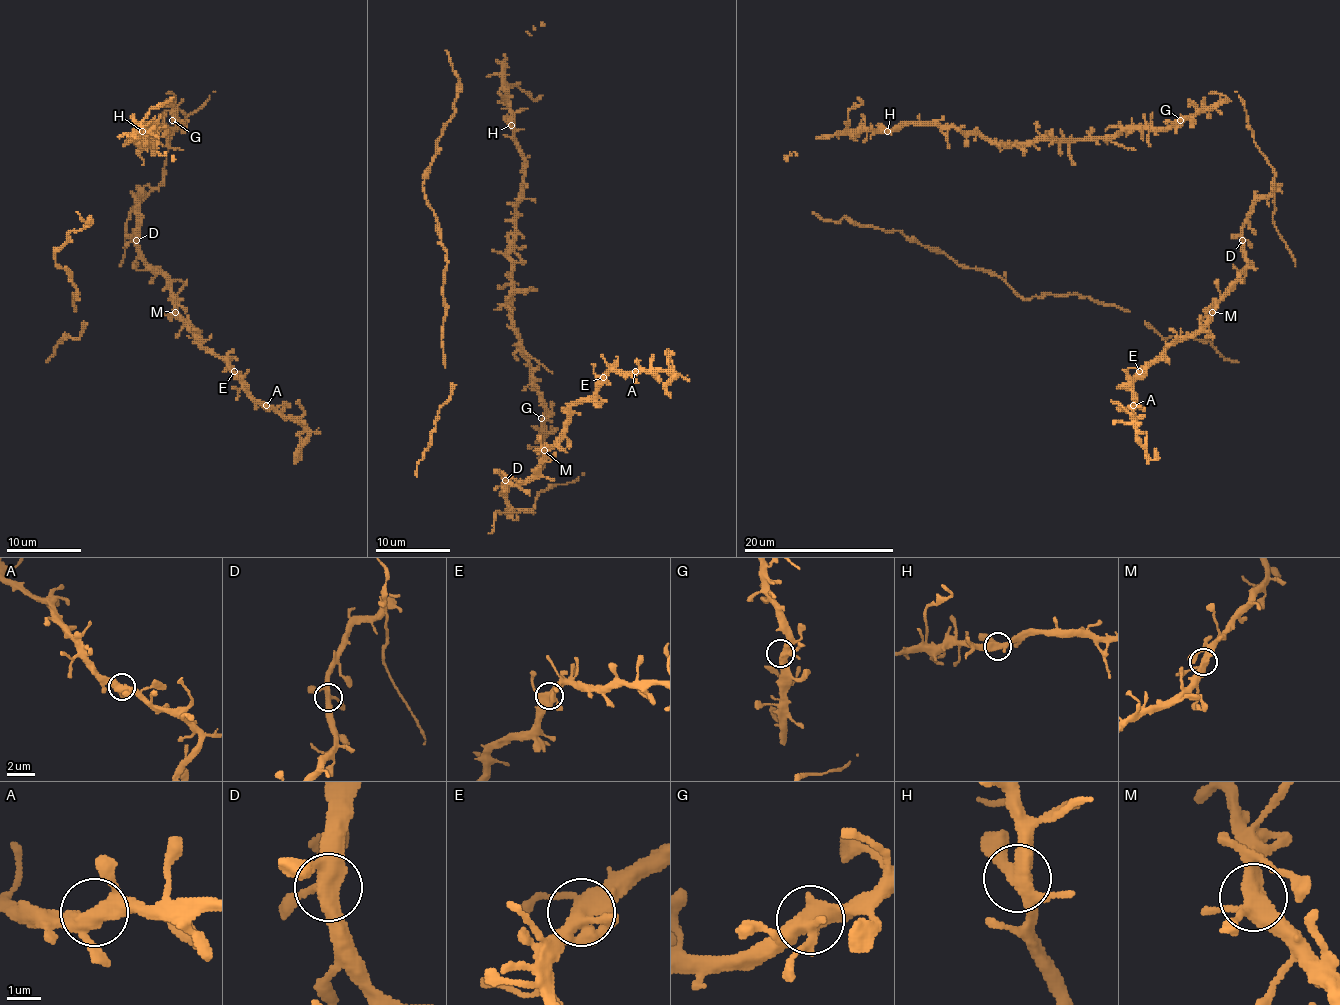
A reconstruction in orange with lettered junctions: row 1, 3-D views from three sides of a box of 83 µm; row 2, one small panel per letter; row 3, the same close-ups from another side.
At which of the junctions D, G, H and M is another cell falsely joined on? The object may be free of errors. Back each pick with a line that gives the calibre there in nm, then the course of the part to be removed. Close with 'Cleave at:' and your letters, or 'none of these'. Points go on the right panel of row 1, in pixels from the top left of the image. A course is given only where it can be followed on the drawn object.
Cleave at: none of these

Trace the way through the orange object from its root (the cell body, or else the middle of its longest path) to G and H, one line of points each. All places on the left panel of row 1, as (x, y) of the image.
G: (151, 137), (160, 129), (172, 129), (175, 125), (172, 120)
H: (151, 137), (144, 138), (140, 144), (155, 125), (149, 123), (142, 131)

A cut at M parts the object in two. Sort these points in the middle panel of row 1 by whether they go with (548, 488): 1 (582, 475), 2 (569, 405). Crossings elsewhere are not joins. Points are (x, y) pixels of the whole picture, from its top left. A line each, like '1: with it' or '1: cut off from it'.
1: with it
2: cut off from it

